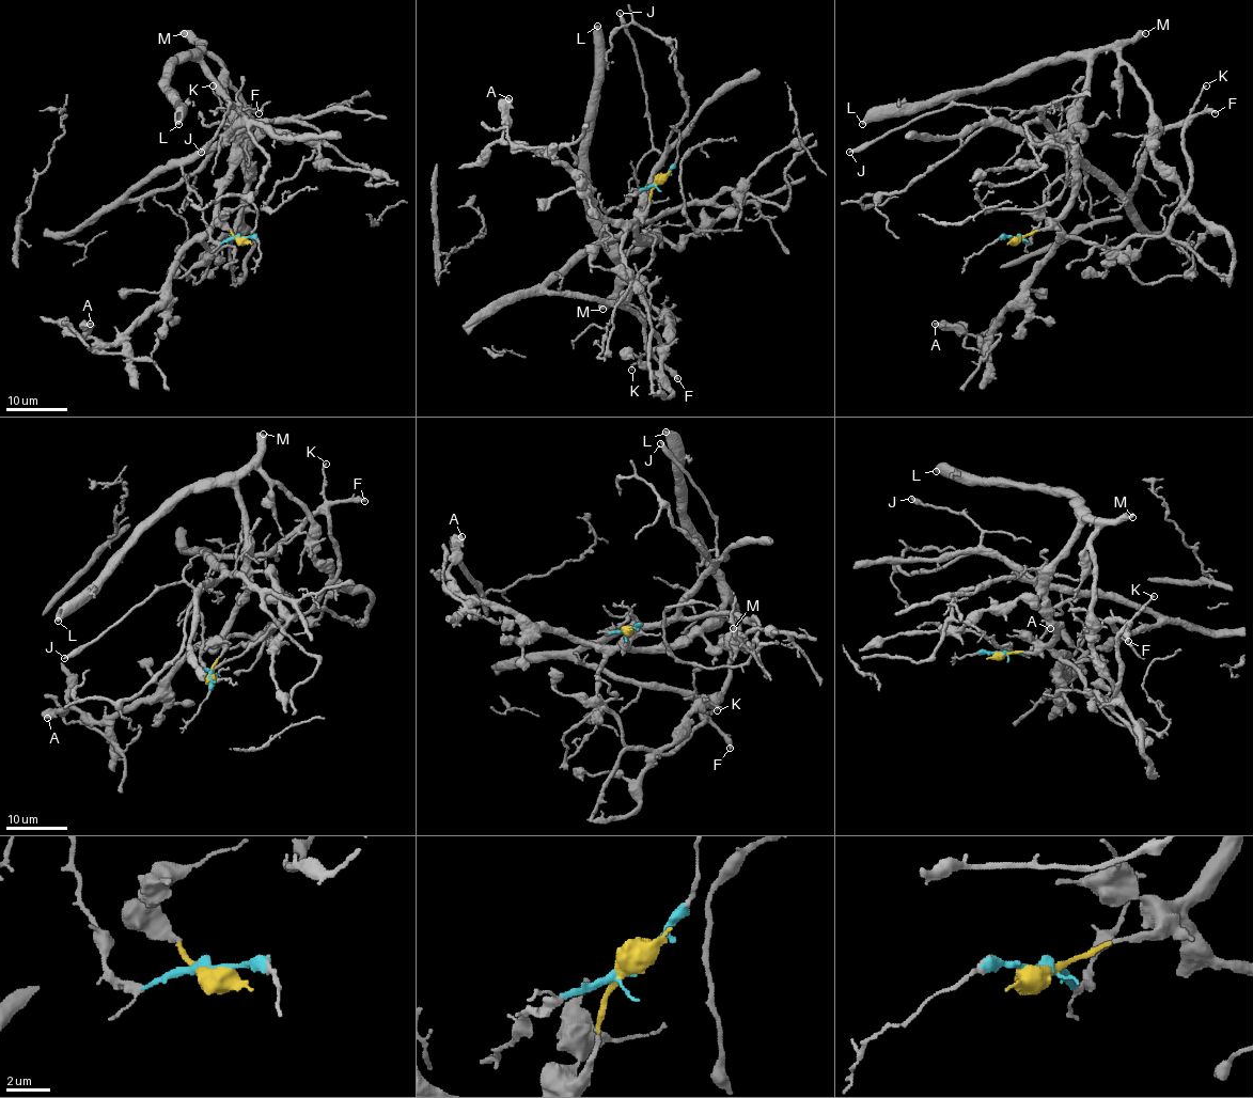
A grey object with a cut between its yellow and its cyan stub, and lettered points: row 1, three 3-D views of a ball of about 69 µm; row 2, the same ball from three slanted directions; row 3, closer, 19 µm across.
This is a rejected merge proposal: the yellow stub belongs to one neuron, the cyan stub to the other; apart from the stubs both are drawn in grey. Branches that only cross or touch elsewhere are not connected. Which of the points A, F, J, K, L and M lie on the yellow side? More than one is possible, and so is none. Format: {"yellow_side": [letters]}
{"yellow_side": ["A", "L", "M"]}

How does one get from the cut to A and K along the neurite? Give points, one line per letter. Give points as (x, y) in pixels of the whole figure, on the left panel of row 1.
A: (239, 237), (214, 223), (181, 255), (170, 287), (111, 343), (84, 335), (91, 324)
K: (239, 237), (209, 235), (178, 166), (157, 168), (126, 198), (178, 186), (219, 141), (228, 114), (213, 85)

